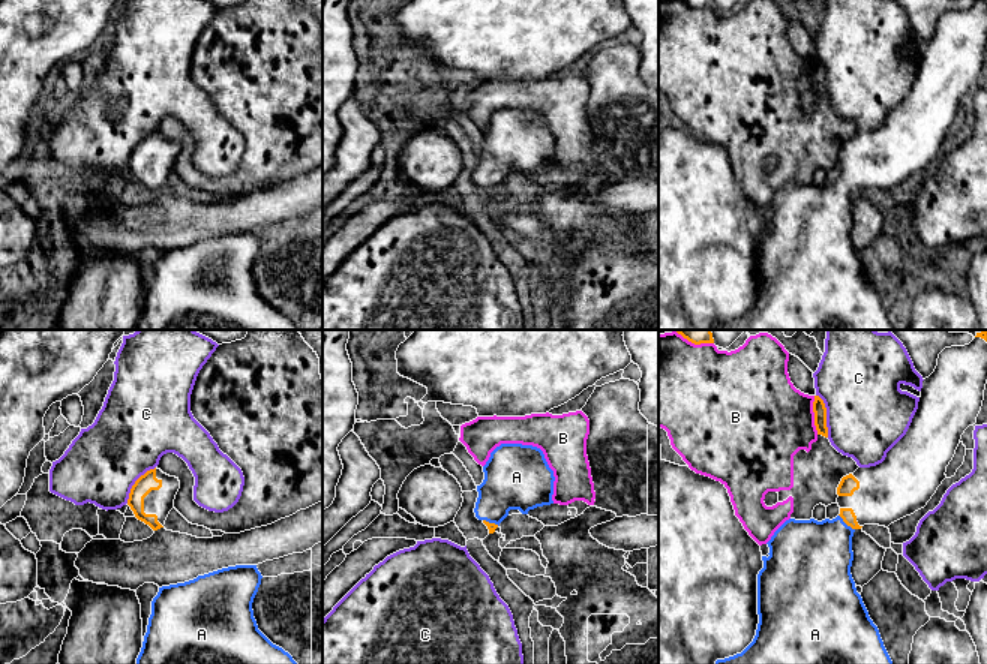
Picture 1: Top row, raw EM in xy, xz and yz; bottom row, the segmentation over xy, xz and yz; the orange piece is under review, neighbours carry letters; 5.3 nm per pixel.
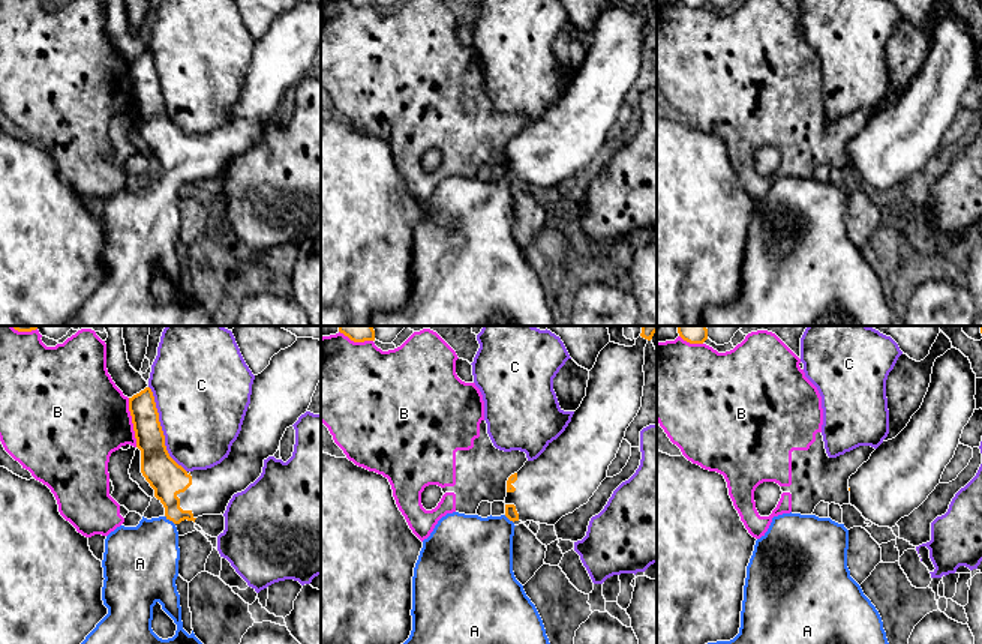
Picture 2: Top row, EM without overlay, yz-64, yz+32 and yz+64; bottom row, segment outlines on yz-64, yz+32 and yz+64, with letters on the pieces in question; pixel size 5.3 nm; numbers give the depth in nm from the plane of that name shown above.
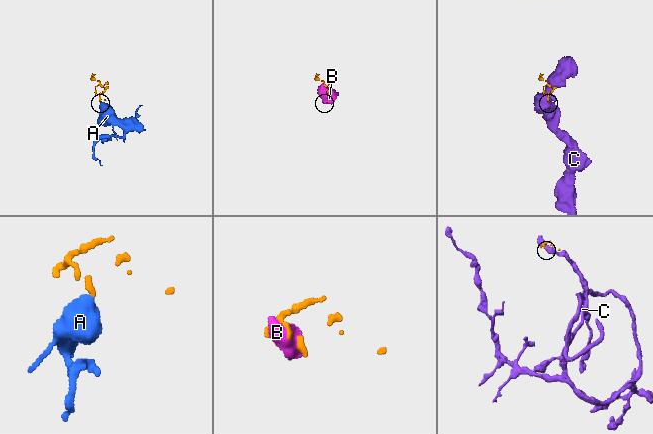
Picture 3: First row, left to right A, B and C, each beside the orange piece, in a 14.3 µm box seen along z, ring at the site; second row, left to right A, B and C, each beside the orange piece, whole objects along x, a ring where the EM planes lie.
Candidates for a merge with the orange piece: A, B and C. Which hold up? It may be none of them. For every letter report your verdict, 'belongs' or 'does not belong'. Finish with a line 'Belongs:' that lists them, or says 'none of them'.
A: belongs
B: does not belong
C: does not belong
Belongs: A

